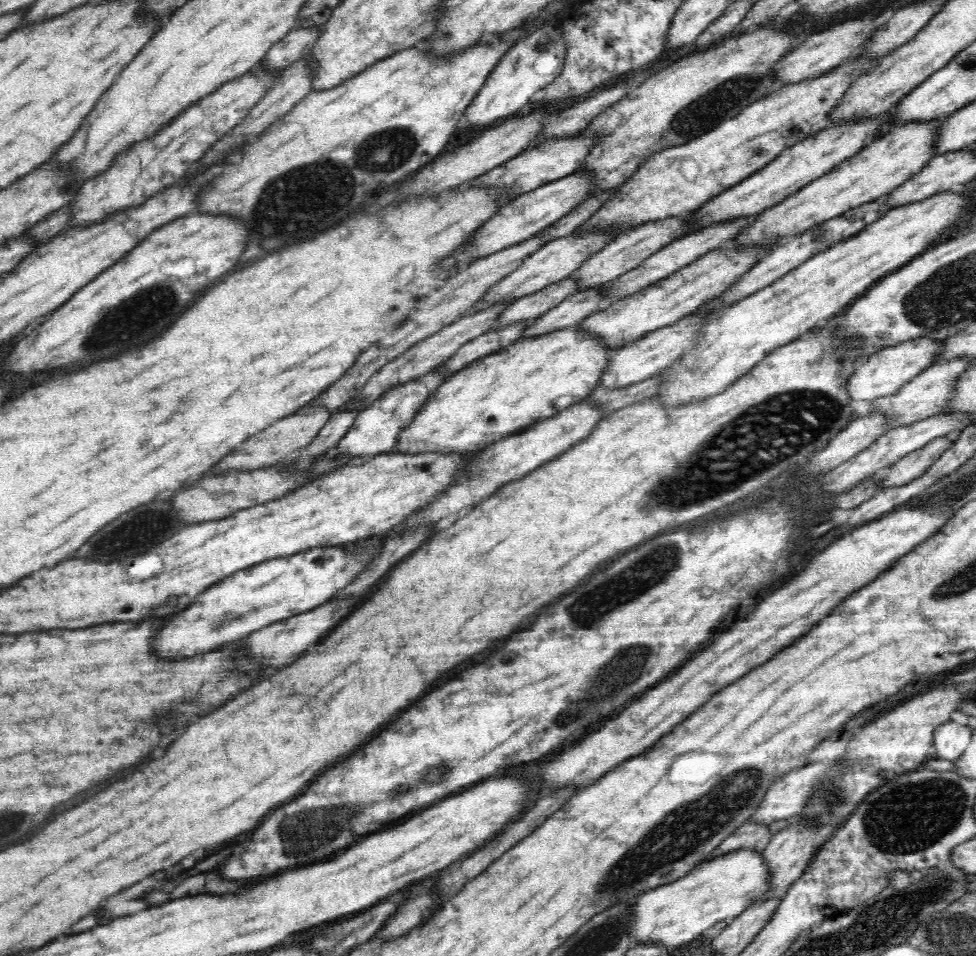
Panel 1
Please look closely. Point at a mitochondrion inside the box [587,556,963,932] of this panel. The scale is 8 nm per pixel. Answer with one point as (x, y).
(681, 832)

